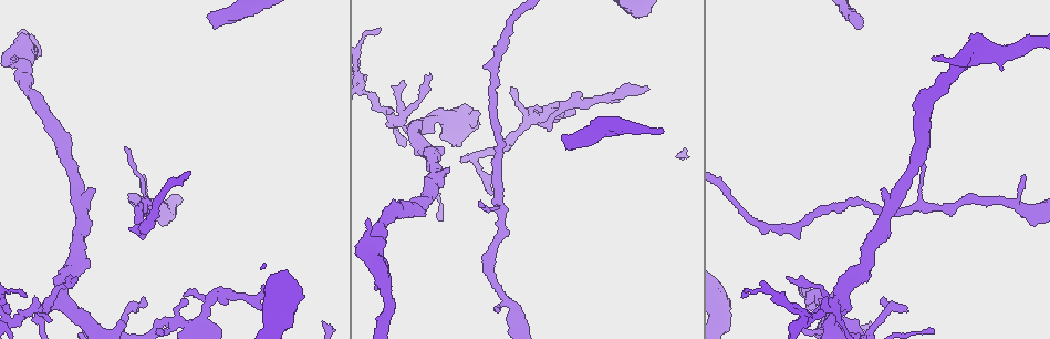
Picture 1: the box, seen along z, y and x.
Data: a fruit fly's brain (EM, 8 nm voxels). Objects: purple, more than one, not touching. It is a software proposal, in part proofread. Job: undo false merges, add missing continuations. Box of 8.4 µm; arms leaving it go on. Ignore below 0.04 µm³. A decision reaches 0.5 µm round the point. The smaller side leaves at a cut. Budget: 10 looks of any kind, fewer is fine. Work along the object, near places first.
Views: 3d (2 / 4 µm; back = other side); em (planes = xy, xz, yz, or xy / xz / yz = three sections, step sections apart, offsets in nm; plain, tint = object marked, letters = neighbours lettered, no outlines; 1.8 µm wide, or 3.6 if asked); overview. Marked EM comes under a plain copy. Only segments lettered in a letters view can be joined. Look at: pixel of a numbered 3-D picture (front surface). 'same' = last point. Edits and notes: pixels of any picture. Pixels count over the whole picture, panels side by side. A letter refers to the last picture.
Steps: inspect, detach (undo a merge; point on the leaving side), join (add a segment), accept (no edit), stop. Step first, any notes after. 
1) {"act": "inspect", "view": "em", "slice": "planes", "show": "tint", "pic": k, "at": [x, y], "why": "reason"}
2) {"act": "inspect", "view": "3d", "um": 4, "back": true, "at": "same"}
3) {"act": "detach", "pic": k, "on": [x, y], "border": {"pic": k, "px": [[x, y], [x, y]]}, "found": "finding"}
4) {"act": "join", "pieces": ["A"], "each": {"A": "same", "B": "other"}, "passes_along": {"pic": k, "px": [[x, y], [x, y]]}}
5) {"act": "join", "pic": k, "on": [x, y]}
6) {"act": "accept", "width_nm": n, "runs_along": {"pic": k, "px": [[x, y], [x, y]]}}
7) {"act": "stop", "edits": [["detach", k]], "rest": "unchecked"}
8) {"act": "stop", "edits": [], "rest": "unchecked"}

{"act": "inspect", "view": "3d", "um": 2, "pic": 1, "at": [498, 311], "why": "thin end"}

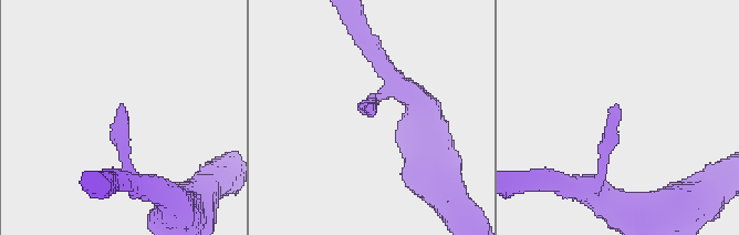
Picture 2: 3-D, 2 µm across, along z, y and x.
{"act": "inspect", "view": "em", "um": 3.6, "slice": "yz", "step": 4, "show": "letters", "pic": 2, "at": [618, 105], "why": "now the EM"}

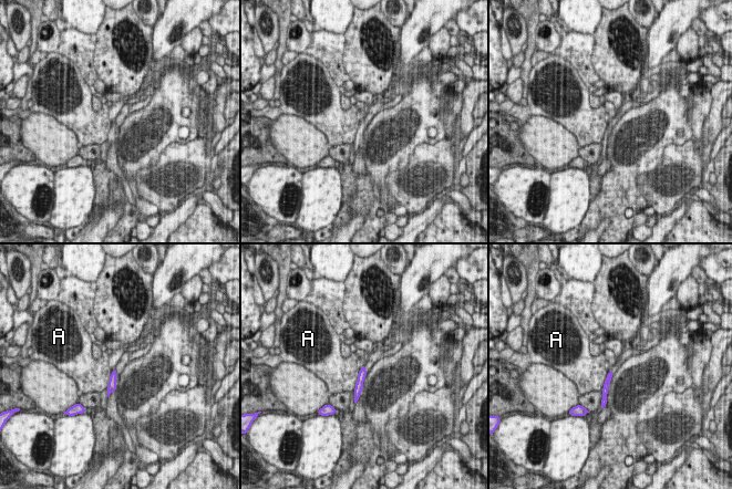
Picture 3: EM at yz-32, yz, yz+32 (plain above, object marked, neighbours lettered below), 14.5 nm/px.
{"act": "inspect", "view": "em", "um": 3.6, "slice": "planes", "show": "letters", "at": "same"}

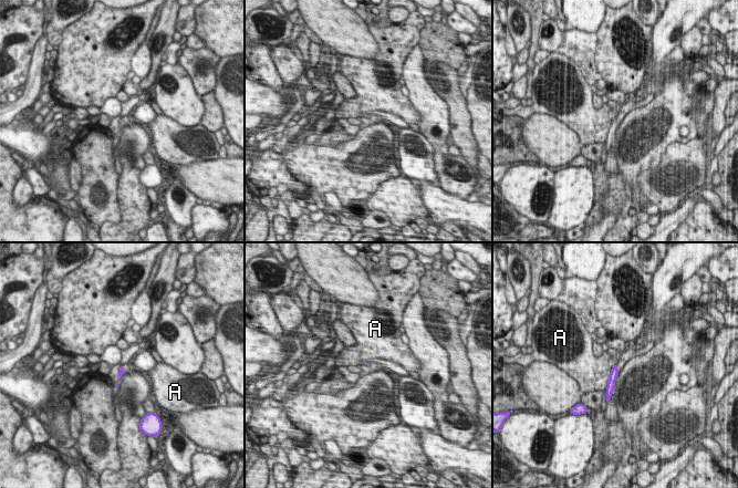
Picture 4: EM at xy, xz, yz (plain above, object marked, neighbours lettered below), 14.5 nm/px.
{"act": "accept", "longest_contact_nm": ["A", 340], "each": {"A": "other"}, "found": "no lettered segment goes on from it"}

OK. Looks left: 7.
{"act": "inspect", "view": "em", "slice": "xy", "step": 16, "show": "tint", "pic": 1, "at": [645, 87], "why": "thin end"}

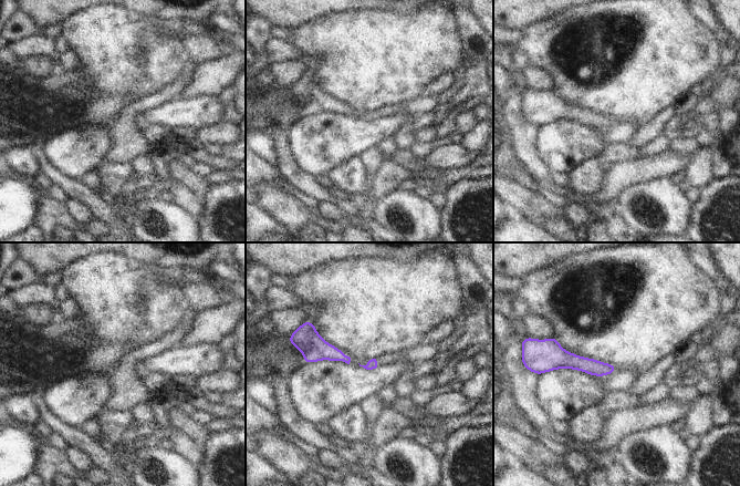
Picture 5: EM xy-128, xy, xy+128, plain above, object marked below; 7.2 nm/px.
{"act": "inspect", "view": "em", "slice": "planes", "show": "letters", "at": "same"}

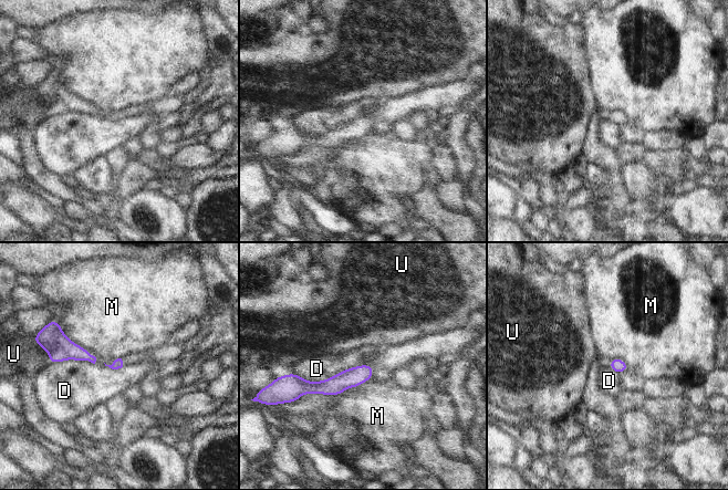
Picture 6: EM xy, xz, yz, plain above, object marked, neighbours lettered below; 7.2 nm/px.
{"act": "accept", "each": {"D": "other", "M": "other", "U": "other"}, "found": "no lettered segment goes on from it"}

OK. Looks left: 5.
{"act": "inspect", "view": "em", "slice": "planes", "show": "letters", "pic": 1, "at": [536, 106], "why": "free end"}

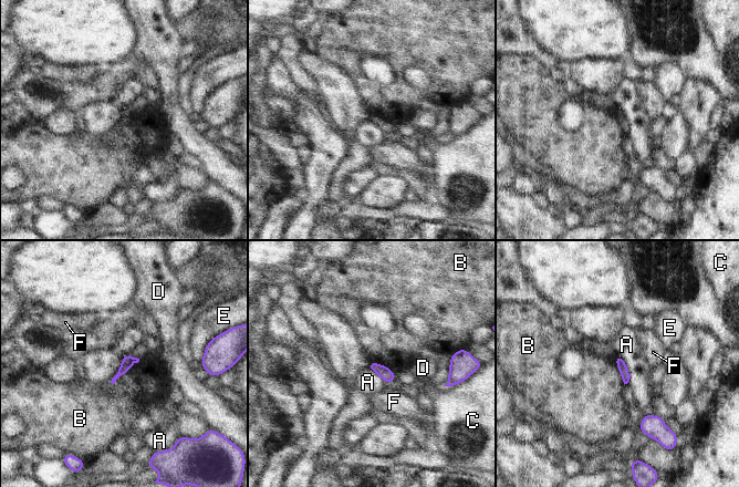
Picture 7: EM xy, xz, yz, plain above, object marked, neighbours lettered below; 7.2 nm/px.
{"act": "accept", "longest_contact_nm": ["B", 300], "each": {"A": "other", "B": "other", "C": "other", "D": "other", "E": "other", "F": "other"}, "found": "no lettered segment goes on from it"}

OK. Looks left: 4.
{"act": "inspect", "view": "em", "slice": "planes", "show": "letters", "pic": 1, "at": [213, 26], "why": "branch stops here"}

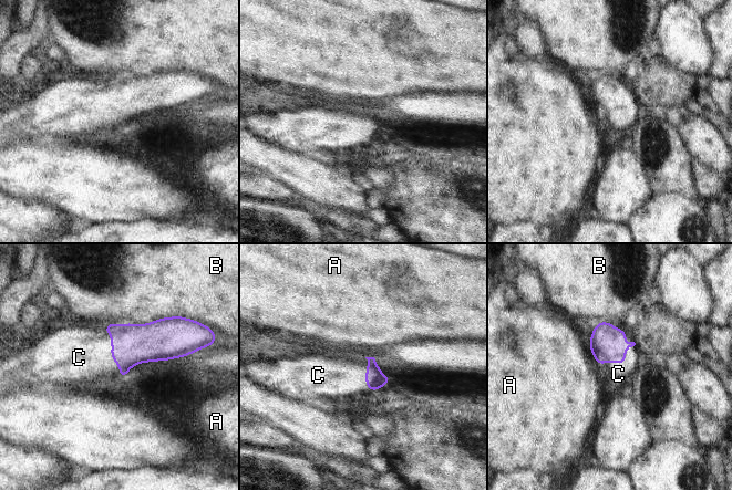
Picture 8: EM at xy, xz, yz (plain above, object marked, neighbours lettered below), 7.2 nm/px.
{"act": "join", "pieces": ["C"], "width_nm": 150, "each": {"A": "other", "B": "other", "C": "same"}, "passes_along": {"pic": 8, "px": [[132, 344], [111, 354], [79, 357]]}, "found": "the neuron continues"}

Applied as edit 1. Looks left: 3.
{"act": "stop", "edits": [["join", 8]], "rest": "unchecked"}

